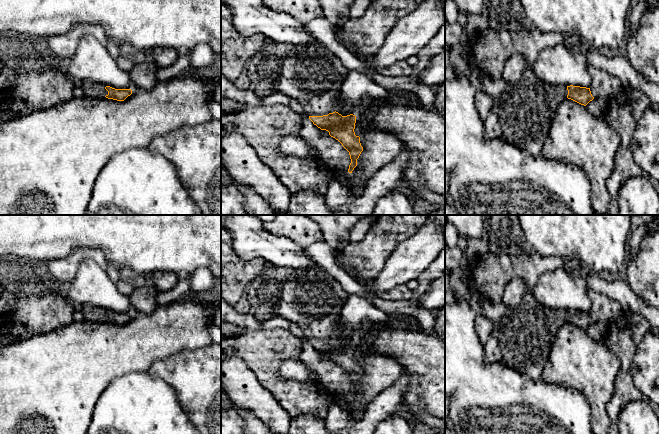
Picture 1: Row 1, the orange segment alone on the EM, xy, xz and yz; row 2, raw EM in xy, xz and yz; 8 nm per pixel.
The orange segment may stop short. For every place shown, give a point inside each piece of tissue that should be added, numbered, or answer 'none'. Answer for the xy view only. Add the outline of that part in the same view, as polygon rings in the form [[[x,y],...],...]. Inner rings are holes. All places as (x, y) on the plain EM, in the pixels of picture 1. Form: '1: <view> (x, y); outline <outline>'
1: xy (91, 314); outline [[[91,305],[82,306],[81,312],[84,315],[85,322],[96,323],[96,322],[106,322],[108,315],[105,313],[106,310],[93,307]]]

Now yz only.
1: yz (522, 339); outline [[[526,291],[521,302],[517,306],[507,307],[501,319],[494,323],[484,345],[485,362],[502,363],[534,381],[541,380],[556,334],[567,319],[567,310],[547,308],[535,299],[532,292]]]

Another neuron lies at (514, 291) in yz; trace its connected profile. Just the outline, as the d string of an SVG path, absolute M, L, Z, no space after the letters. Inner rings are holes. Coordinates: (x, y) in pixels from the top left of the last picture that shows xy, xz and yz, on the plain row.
M514 277L504 288L501 302L506 307L517 306L527 291L527 284L524 279L521 277Z

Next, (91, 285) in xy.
M91 258L79 263L66 296L76 305L91 305L115 313L133 313L129 296L121 294L106 269Z

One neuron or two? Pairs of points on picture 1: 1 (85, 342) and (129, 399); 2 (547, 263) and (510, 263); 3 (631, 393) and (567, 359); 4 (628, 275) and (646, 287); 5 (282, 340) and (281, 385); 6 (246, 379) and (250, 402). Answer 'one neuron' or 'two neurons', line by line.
1: two neurons
2: one neuron
3: two neurons
4: one neuron
5: one neuron
6: one neuron

